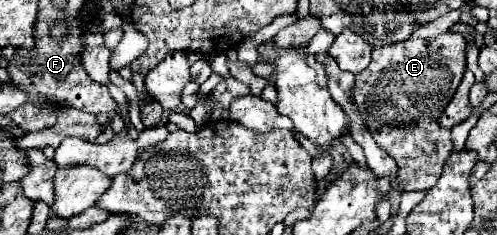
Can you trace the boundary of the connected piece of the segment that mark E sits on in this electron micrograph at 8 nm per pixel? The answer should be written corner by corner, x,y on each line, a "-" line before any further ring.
442,33
434,39
408,39
404,43
394,43
386,47
376,47
372,51
372,61
366,71
356,75
354,87
354,103
358,105
360,113
366,117
368,127
376,143
398,163
400,171
400,187
402,191
424,191
436,185
444,161
452,153
452,139
450,129
442,129
438,125
438,117
442,115
444,107
456,93
466,69
466,39
460,33

